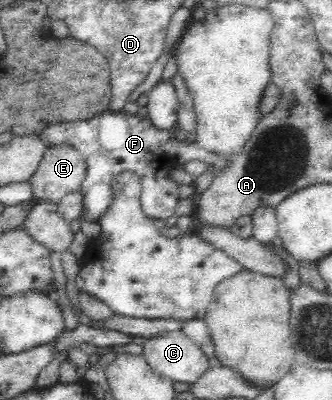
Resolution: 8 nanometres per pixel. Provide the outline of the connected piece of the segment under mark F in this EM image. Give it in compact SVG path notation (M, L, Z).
M106 108L104 112L89 119L48 125L38 138L47 148L68 144L84 157L87 169L86 176L81 182L83 205L80 221L96 222L100 216L104 216L111 203L111 180L118 173L132 171L141 178L141 207L144 214L152 219L163 218L172 222L175 217L174 208L181 199L178 193L180 184L170 178L169 172L175 162L163 152L162 148L163 144L172 138L172 134L158 130L149 121L148 116L142 118L136 114L112 112Z

